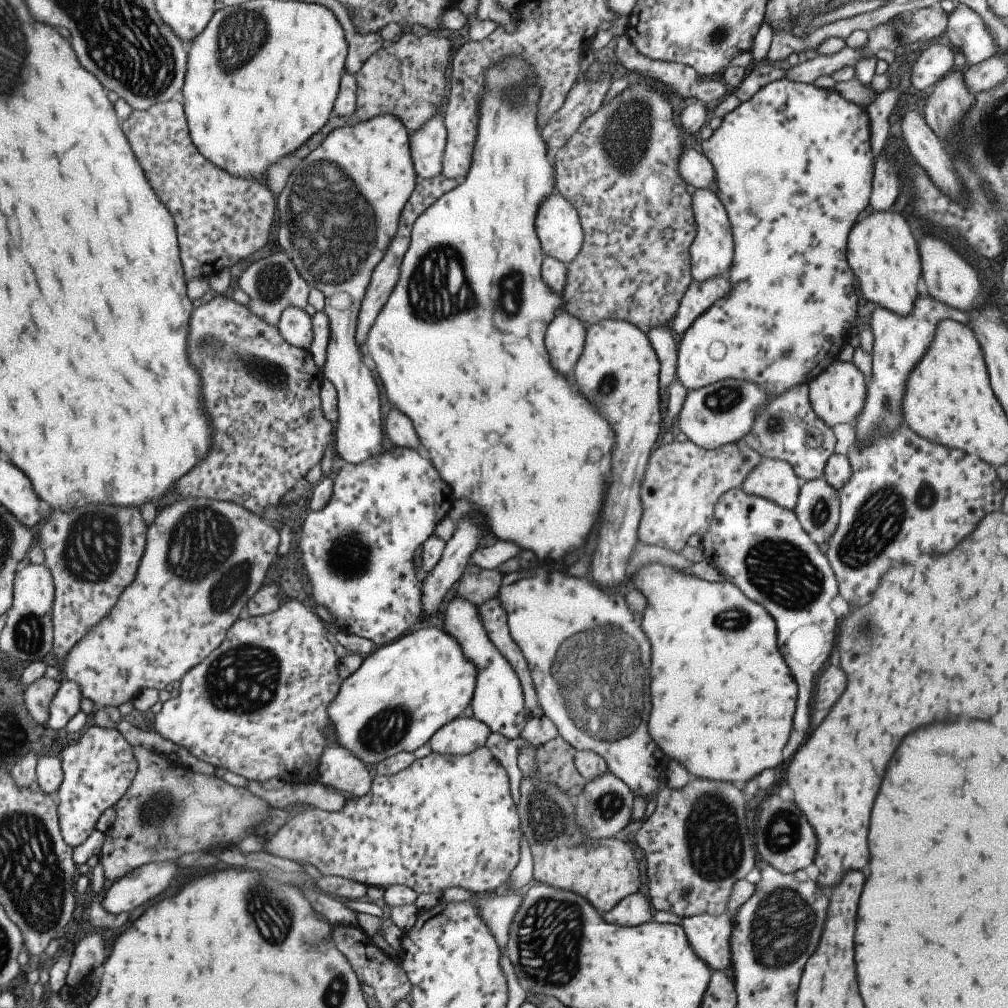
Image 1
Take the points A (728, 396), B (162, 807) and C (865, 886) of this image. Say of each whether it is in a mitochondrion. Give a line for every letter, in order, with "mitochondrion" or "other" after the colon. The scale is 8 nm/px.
A: mitochondrion
B: mitochondrion
C: other

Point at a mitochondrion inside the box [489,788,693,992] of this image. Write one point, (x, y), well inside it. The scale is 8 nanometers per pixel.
(551, 934)

